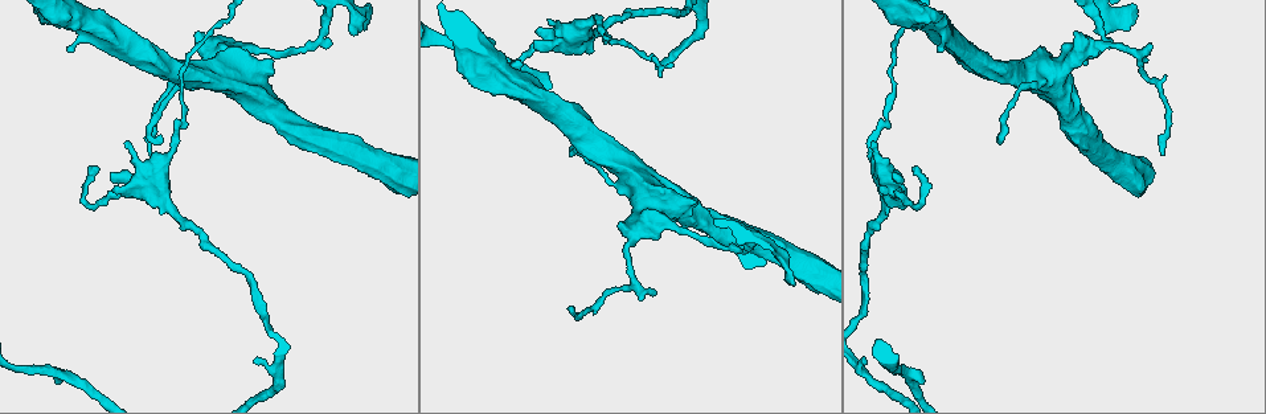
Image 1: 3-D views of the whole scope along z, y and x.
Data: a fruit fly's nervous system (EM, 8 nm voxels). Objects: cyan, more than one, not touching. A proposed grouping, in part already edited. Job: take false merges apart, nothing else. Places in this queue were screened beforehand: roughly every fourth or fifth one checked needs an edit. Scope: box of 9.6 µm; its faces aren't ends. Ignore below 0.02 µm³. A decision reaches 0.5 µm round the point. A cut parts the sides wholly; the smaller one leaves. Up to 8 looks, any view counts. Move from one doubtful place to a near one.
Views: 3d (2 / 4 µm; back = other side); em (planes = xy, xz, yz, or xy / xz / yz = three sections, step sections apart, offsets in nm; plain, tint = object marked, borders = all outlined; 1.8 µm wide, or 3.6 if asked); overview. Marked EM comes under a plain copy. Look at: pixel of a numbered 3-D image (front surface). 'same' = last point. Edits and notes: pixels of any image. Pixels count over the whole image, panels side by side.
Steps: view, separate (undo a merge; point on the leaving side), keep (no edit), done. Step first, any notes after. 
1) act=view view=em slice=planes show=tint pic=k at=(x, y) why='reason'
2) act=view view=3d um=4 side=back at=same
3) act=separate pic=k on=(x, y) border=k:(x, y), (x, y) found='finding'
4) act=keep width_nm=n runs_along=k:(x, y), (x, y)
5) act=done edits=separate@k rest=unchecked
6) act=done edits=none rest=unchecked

act=view view=3d um=2 pic=1 at=(515, 82) why='arms part here'

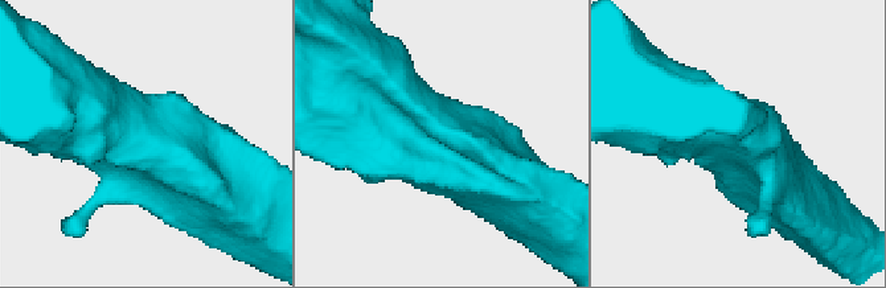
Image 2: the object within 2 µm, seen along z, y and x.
act=view view=em um=3.6 slice=xz step=16 show=tint pic=2 at=(147, 142) why='need the tissue'

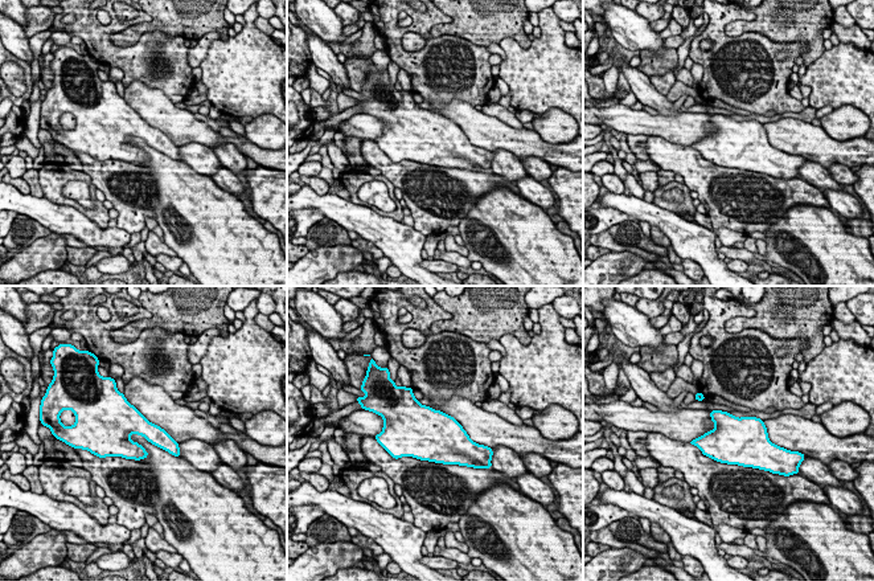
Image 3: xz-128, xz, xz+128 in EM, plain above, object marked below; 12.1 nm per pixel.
act=view view=em um=3.6 slice=planes show=tint at=same

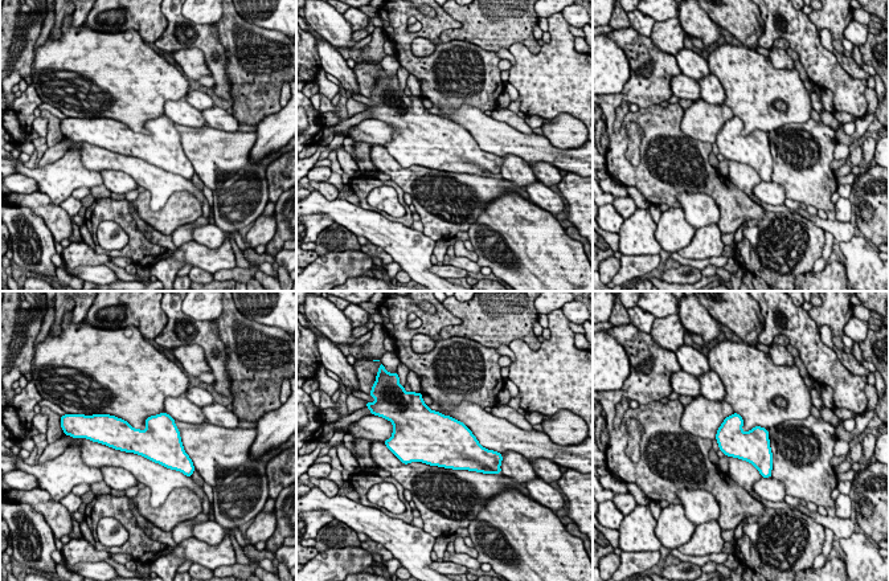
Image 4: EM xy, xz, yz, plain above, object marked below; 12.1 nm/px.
act=keep found='continuous, no second neuron'

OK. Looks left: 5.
act=view view=em slice=planes show=borders pic=1 at=(114, 197) why='calibre changes'

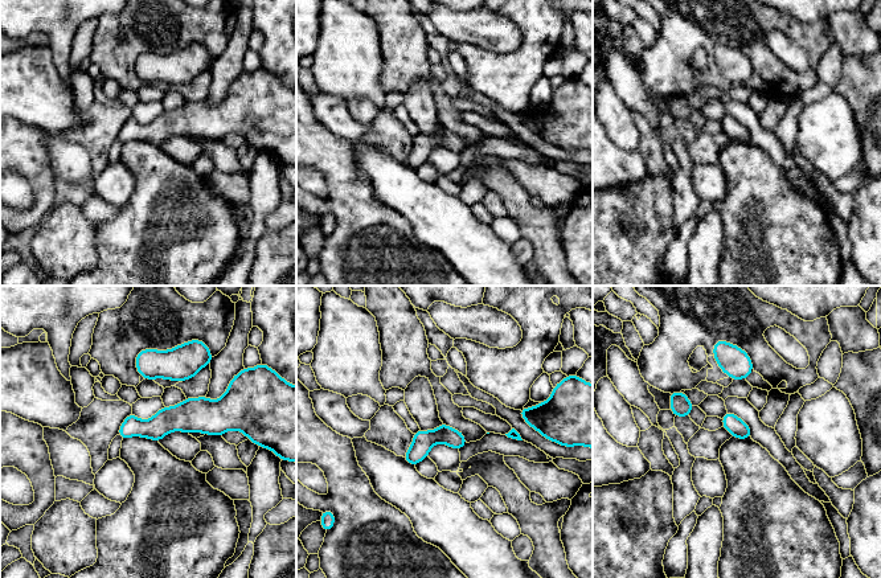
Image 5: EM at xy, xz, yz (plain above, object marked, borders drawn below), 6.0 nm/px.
act=keep width_nm=110 found='one neuron here'

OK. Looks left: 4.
act=view view=em um=3.6 slice=planes show=tint pic=1 at=(653, 215) why='sudden change in width'

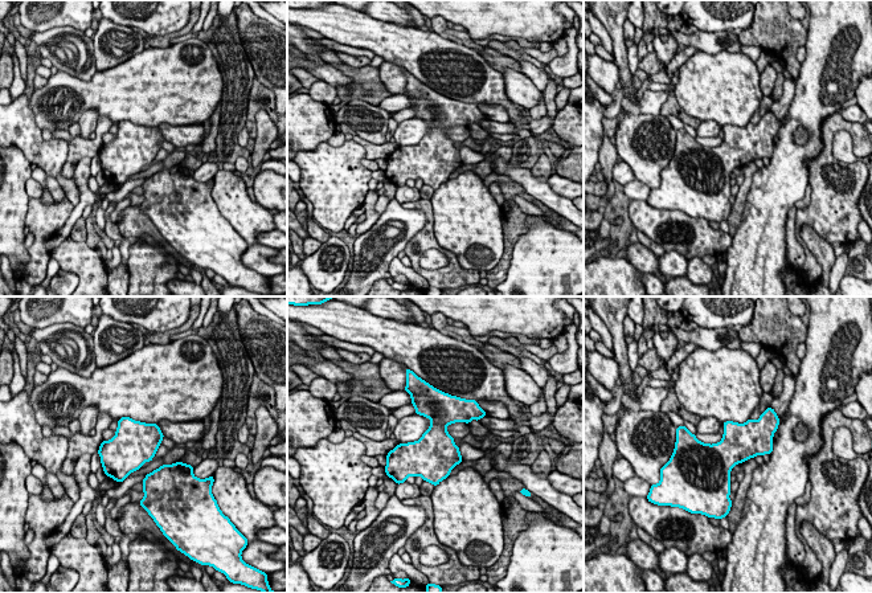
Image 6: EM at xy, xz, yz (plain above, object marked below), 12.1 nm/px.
act=keep width_nm=440 found='one neuron here'

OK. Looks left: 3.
act=done edits=none rest=unchecked

